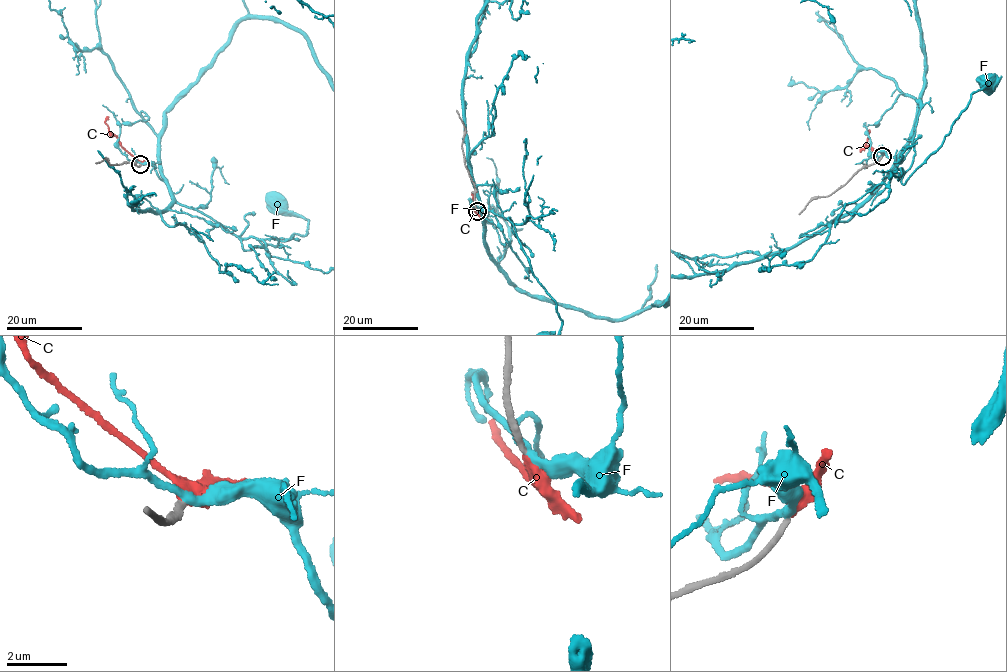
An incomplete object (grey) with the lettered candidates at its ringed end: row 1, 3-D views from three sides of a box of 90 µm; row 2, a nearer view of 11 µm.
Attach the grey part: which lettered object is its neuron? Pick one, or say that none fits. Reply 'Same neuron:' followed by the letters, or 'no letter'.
Same neuron: C

